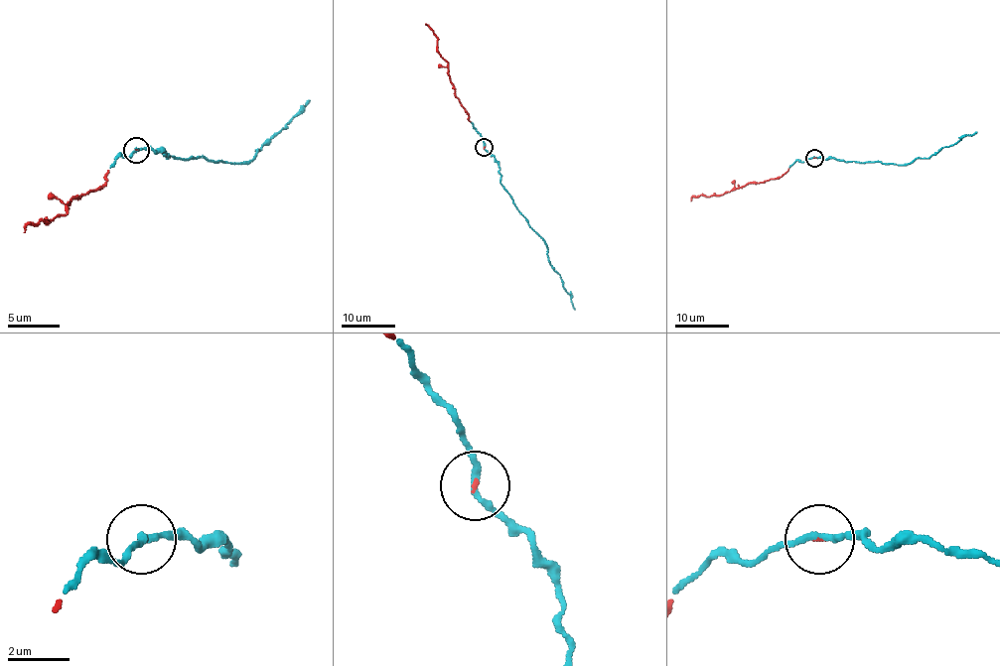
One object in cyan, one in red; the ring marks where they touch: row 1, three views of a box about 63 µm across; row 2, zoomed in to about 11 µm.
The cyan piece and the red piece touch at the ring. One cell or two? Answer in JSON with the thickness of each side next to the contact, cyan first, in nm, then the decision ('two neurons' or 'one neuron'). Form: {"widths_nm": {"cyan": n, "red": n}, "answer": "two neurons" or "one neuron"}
{"widths_nm": {"cyan": 220, "red": 70}, "answer": "one neuron"}

